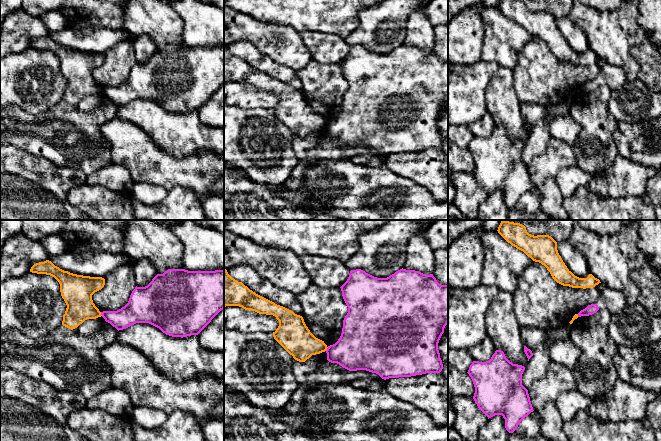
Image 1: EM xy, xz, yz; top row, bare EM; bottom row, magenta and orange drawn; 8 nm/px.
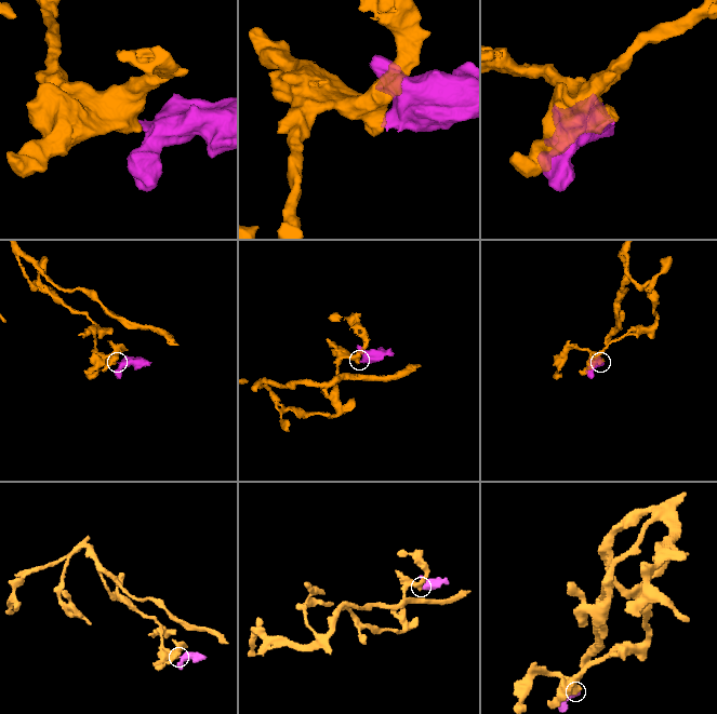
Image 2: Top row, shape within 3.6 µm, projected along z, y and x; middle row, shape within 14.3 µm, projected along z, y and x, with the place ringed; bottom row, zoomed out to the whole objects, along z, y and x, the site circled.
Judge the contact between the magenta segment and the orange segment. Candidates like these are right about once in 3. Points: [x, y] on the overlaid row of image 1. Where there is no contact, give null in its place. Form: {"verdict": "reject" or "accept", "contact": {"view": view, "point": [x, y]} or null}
{"verdict": "reject", "contact": {"view": "xy", "point": [101, 314]}}

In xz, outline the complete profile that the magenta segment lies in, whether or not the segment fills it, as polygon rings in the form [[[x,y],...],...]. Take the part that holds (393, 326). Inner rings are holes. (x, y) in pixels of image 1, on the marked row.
[[[361,269],[351,270],[347,281],[340,287],[343,299],[348,307],[348,313],[343,320],[342,333],[338,341],[328,346],[327,360],[337,363],[349,371],[366,370],[378,374],[382,379],[411,377],[426,373],[440,373],[443,369],[442,360],[438,350],[439,340],[448,324],[448,285],[441,285],[433,274],[426,275],[415,270],[400,269],[387,278],[374,277]]]

